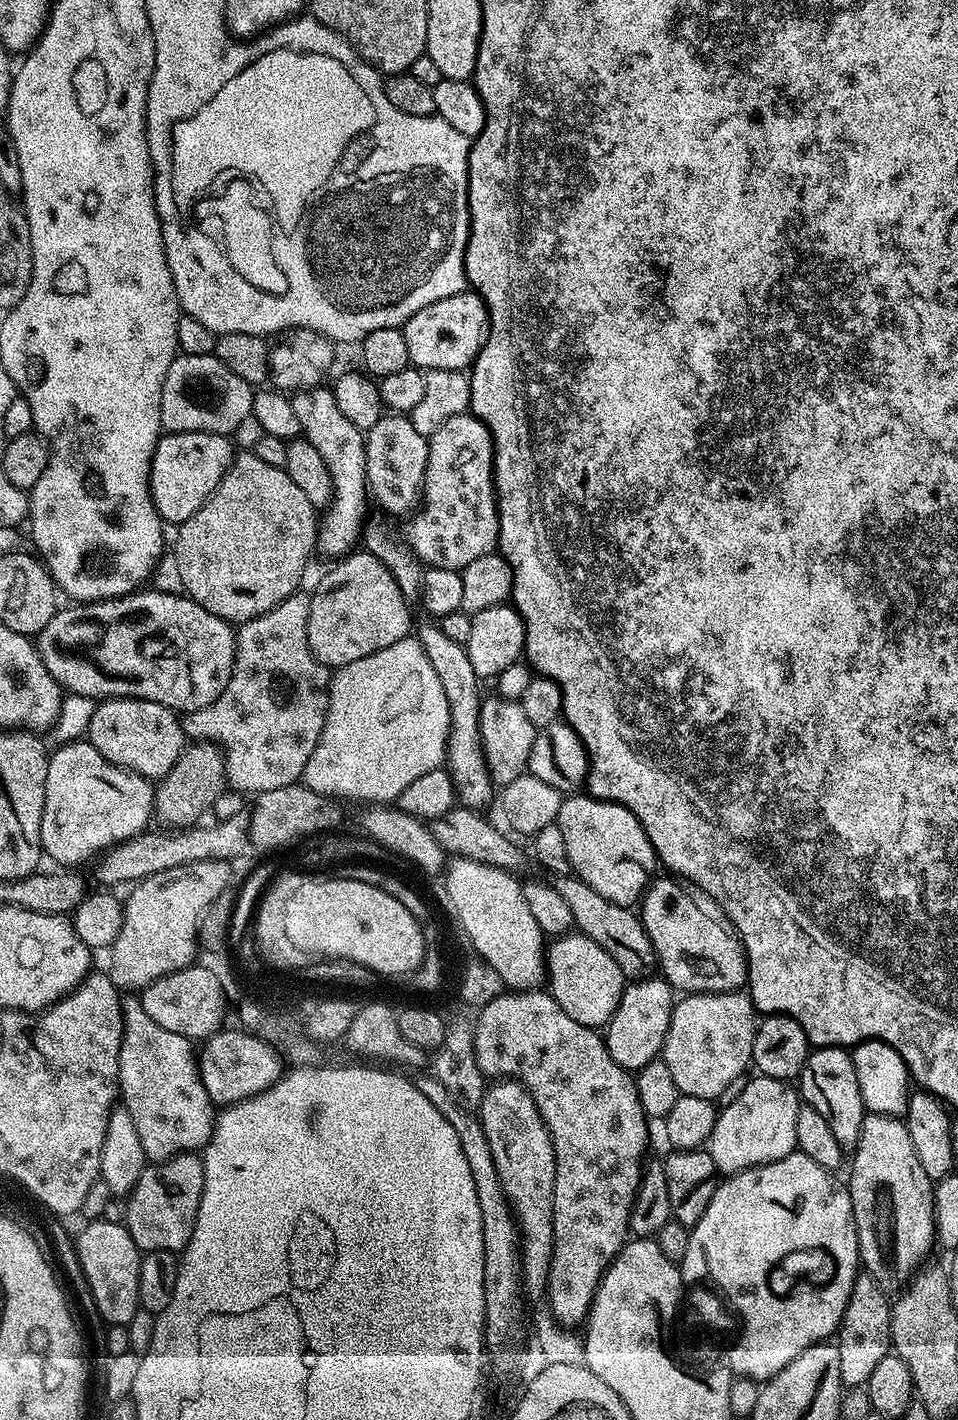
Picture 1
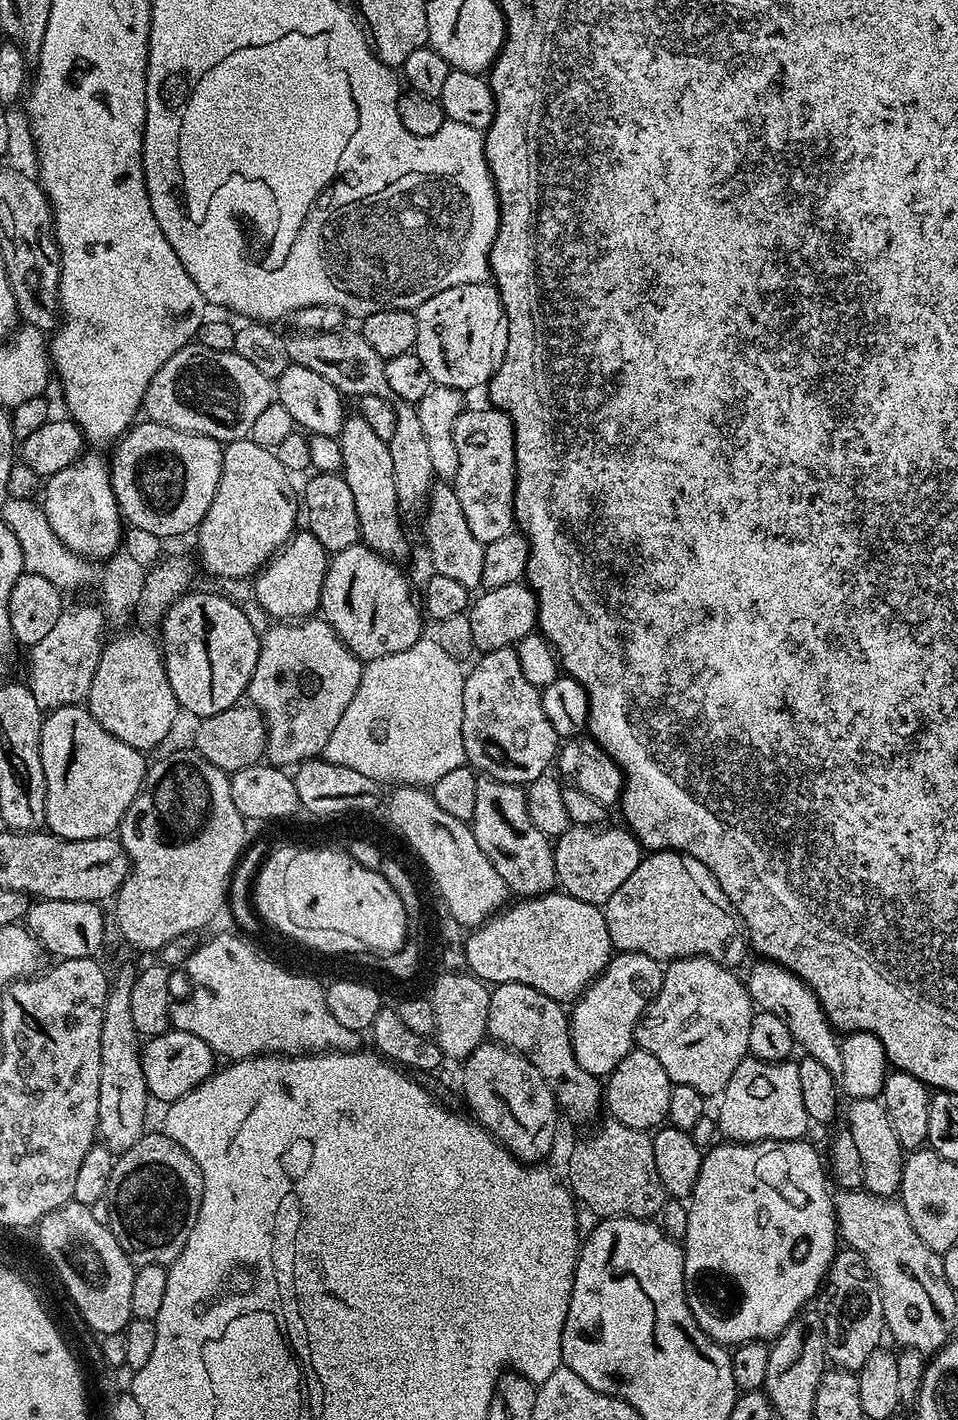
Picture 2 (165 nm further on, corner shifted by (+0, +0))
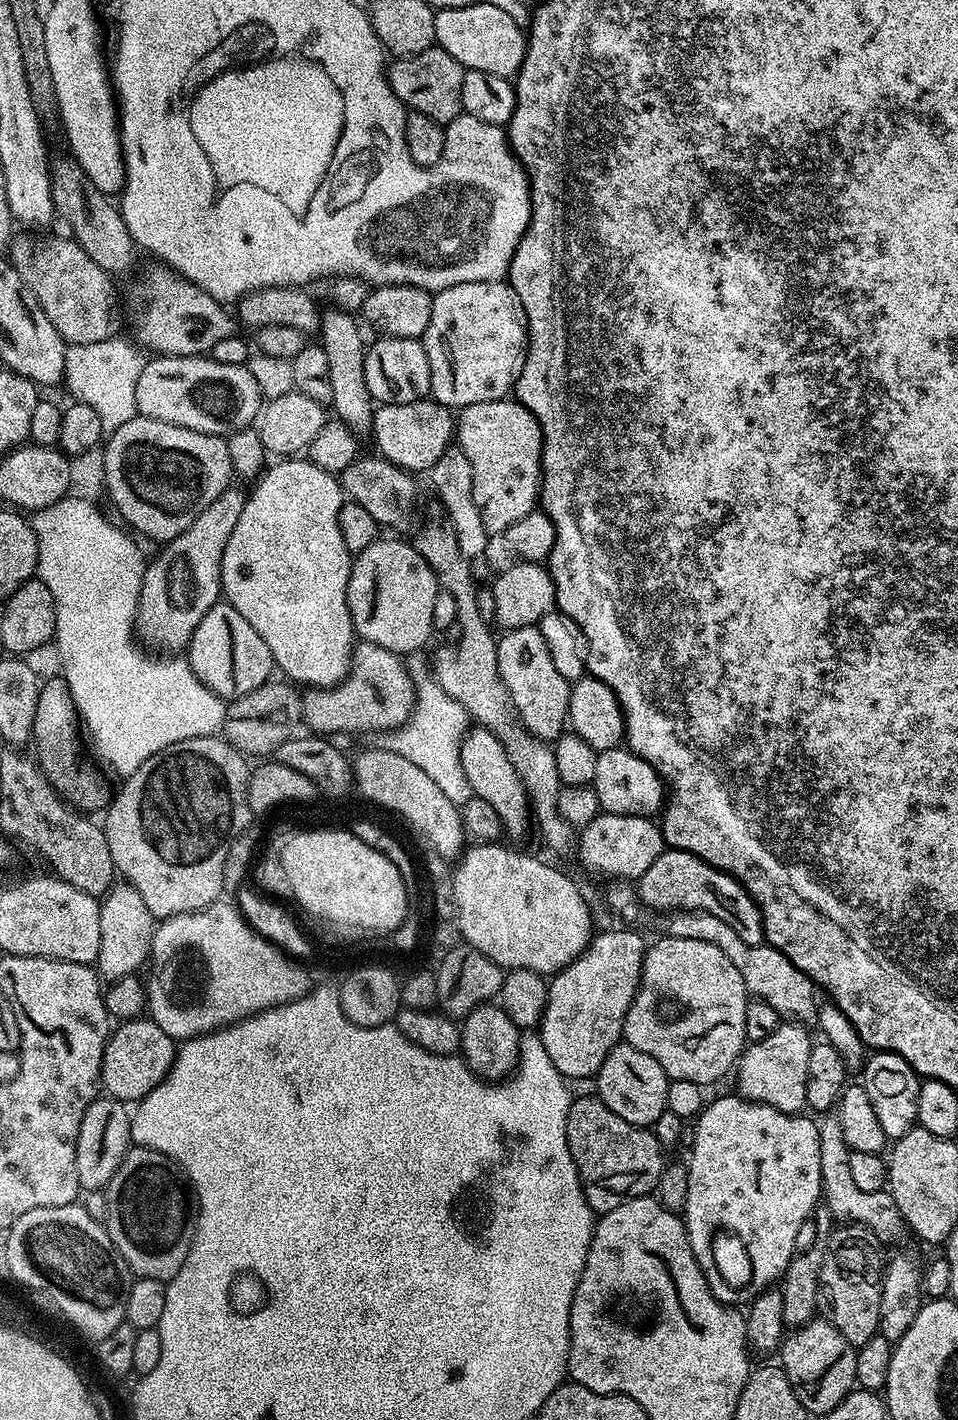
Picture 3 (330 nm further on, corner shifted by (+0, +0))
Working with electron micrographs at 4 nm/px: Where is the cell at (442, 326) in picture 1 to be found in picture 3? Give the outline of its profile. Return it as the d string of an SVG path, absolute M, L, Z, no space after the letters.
M504 280L462 282L432 297L430 326L422 337L430 362L431 399L449 410L505 399L524 365L528 323L518 294Z

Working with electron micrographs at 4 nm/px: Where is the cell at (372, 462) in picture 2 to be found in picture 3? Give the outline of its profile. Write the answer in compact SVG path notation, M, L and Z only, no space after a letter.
M335 306L325 307L320 313L318 329L318 344L323 348L330 376L330 408L335 417L350 426L350 430L357 436L366 436L371 433L374 401L370 390L366 390L364 381L364 353L366 340L360 337L361 325L356 325L357 317L351 312L344 312Z

